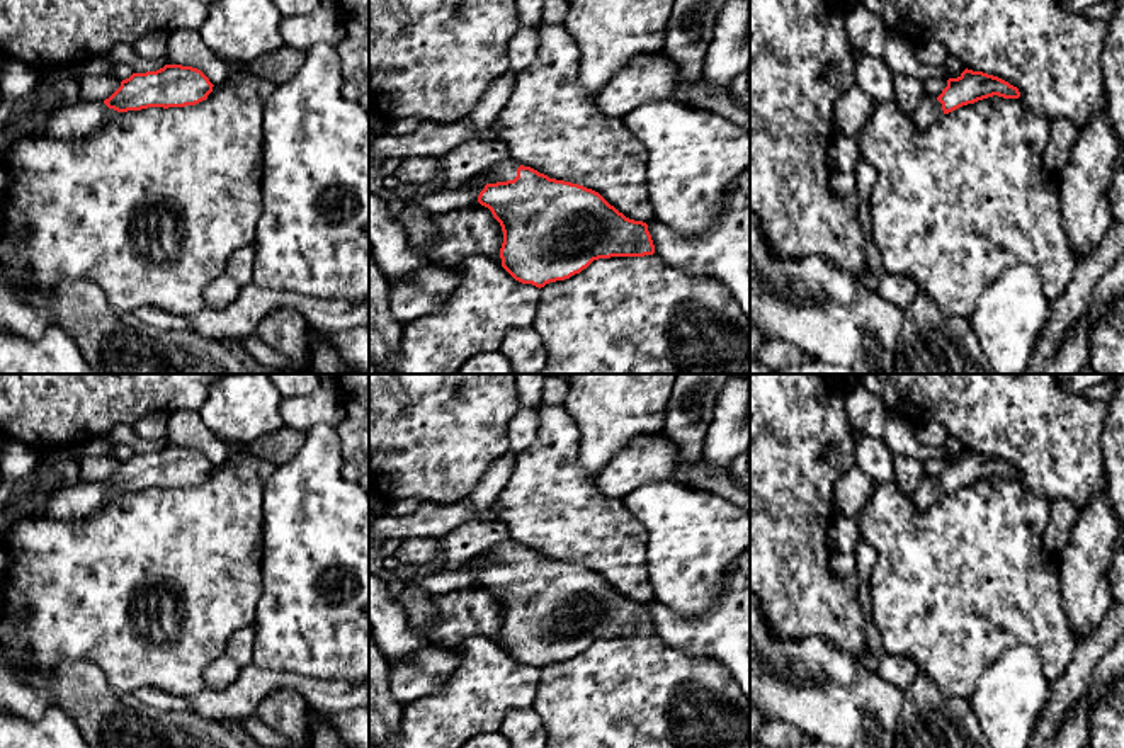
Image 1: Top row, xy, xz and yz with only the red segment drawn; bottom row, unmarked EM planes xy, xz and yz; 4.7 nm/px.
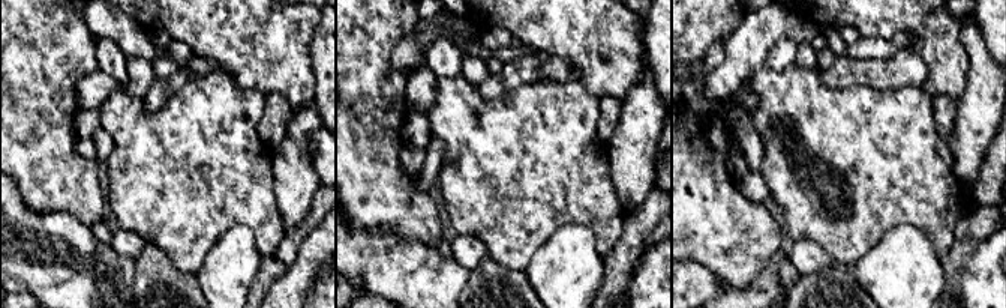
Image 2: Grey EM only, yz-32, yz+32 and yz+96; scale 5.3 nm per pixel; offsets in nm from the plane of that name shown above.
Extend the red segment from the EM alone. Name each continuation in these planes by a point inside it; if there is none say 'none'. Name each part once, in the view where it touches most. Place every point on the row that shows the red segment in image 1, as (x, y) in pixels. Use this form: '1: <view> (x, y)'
1: xz (507, 170)

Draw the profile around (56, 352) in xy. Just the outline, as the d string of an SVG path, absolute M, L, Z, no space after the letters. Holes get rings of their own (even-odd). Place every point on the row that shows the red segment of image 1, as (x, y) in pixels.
M49 326L41 340L0 328L0 374L94 374L75 340Z

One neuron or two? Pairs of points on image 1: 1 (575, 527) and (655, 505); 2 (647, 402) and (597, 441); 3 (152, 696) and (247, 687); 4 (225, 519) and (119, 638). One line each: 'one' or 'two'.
1: two
2: one
3: two
4: one

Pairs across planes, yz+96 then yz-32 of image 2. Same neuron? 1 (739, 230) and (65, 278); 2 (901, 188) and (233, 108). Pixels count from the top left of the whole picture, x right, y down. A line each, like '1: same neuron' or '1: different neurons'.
1: different neurons
2: same neuron

